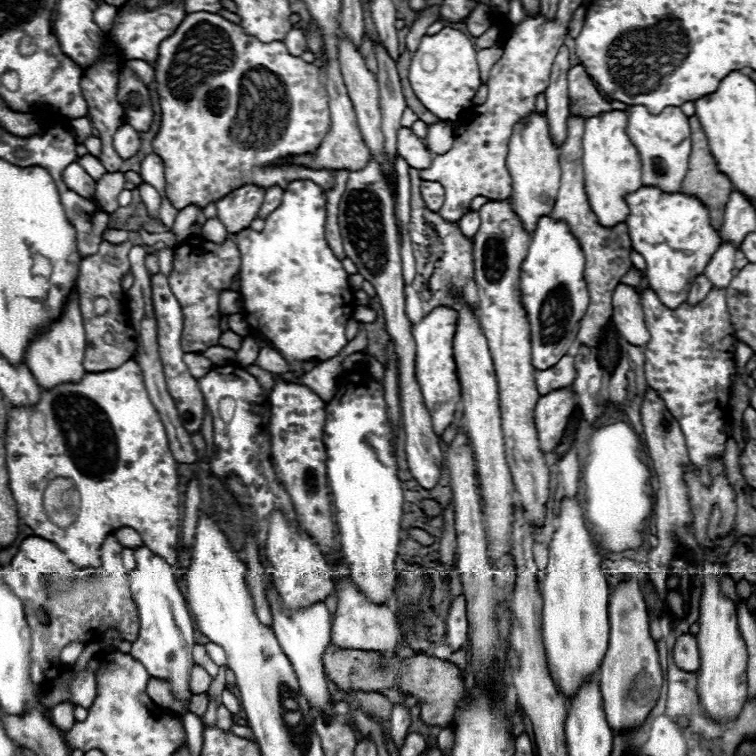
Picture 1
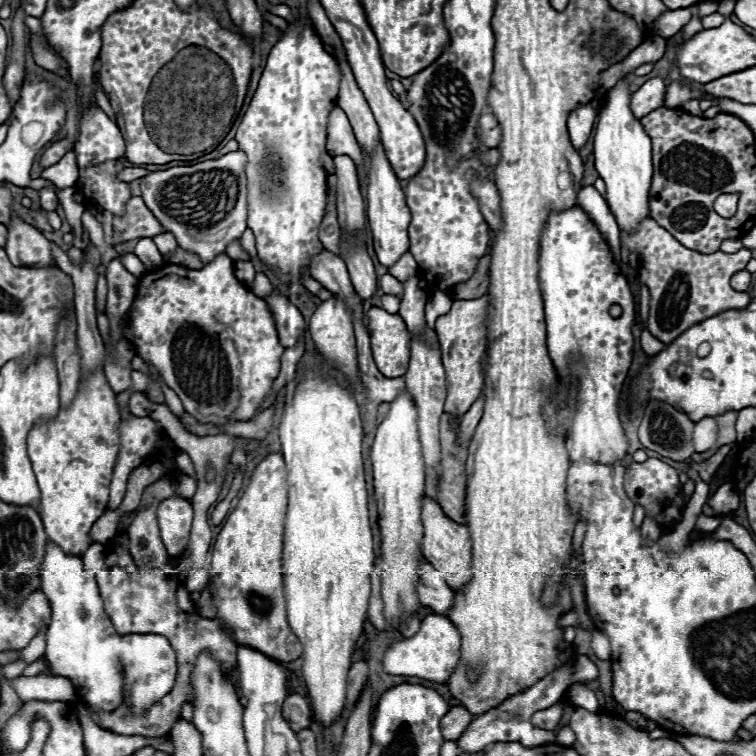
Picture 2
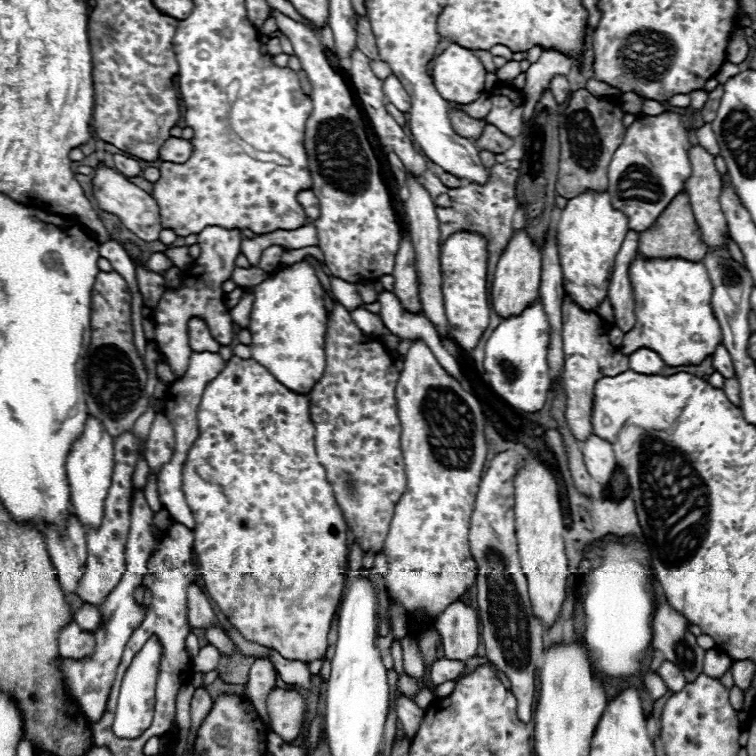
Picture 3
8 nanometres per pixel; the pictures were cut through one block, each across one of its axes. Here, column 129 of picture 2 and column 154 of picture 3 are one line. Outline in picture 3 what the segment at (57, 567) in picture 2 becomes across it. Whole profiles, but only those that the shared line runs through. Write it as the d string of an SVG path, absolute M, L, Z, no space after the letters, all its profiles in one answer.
M152 636L144 648L134 656L132 664L128 666L122 686L120 686L120 696L118 696L118 708L114 712L114 724L112 724L112 732L116 732L116 736L124 736L124 738L136 738L140 736L144 730L150 728L152 724L152 716L154 716L154 688L156 688L156 676L158 676L158 664L160 664L160 644L158 638Z

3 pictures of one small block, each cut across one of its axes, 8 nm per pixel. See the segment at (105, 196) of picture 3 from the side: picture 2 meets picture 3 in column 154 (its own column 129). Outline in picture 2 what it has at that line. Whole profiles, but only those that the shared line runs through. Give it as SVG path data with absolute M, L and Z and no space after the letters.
M132 196L126 204L124 216L116 218L104 212L102 208L96 210L96 218L104 224L106 242L110 246L134 240L134 238L152 238L158 234L164 234L164 228L160 222L152 216L152 212L146 208L140 196Z

